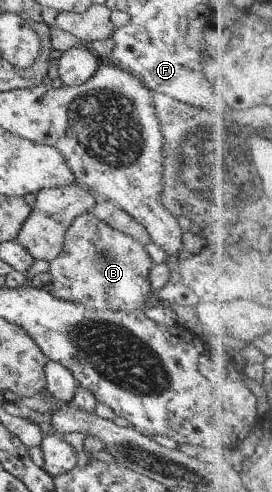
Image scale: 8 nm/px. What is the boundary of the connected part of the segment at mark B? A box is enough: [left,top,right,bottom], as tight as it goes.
[48,211,154,314]

